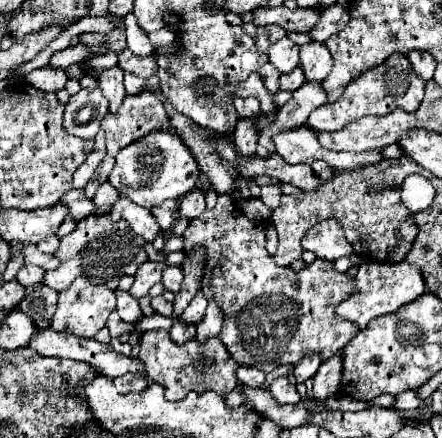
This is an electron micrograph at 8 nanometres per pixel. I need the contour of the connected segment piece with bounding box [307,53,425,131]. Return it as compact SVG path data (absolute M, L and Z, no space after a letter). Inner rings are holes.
M395 53L387 59L387 63L381 63L379 67L365 71L365 75L355 77L355 81L349 83L347 91L343 91L343 95L335 103L317 107L309 115L307 127L315 131L341 131L343 127L347 127L347 123L353 123L355 119L363 119L367 115L387 115L395 109L415 111L423 99L423 89L425 81L411 69L409 59L401 53Z

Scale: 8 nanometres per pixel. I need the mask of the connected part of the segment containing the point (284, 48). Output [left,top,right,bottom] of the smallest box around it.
[267,37,299,73]

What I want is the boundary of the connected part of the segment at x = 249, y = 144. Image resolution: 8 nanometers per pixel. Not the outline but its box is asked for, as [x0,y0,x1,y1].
[233,119,259,157]

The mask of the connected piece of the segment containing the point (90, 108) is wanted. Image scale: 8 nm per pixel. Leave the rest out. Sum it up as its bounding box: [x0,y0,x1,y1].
[63,87,109,139]

